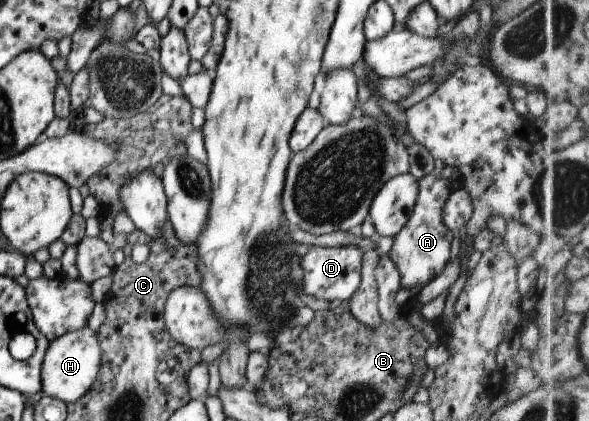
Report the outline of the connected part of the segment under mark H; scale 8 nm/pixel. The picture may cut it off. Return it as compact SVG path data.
M88 325L49 341L41 366L42 392L46 396L60 399L67 405L76 402L92 388L100 372L101 354L98 333Z

